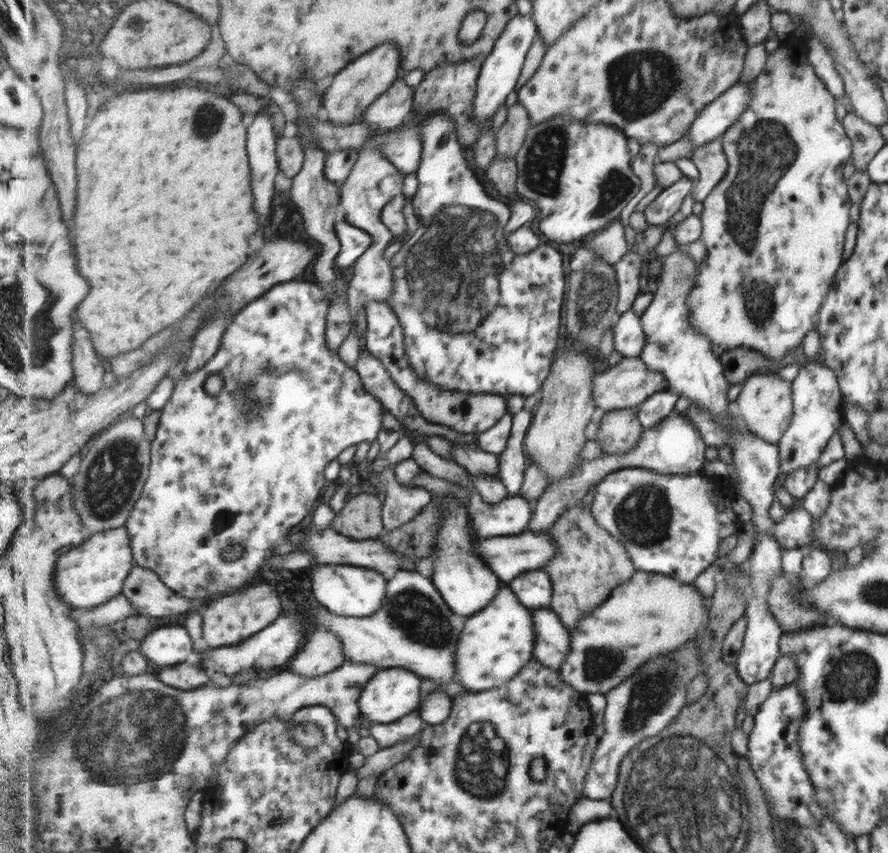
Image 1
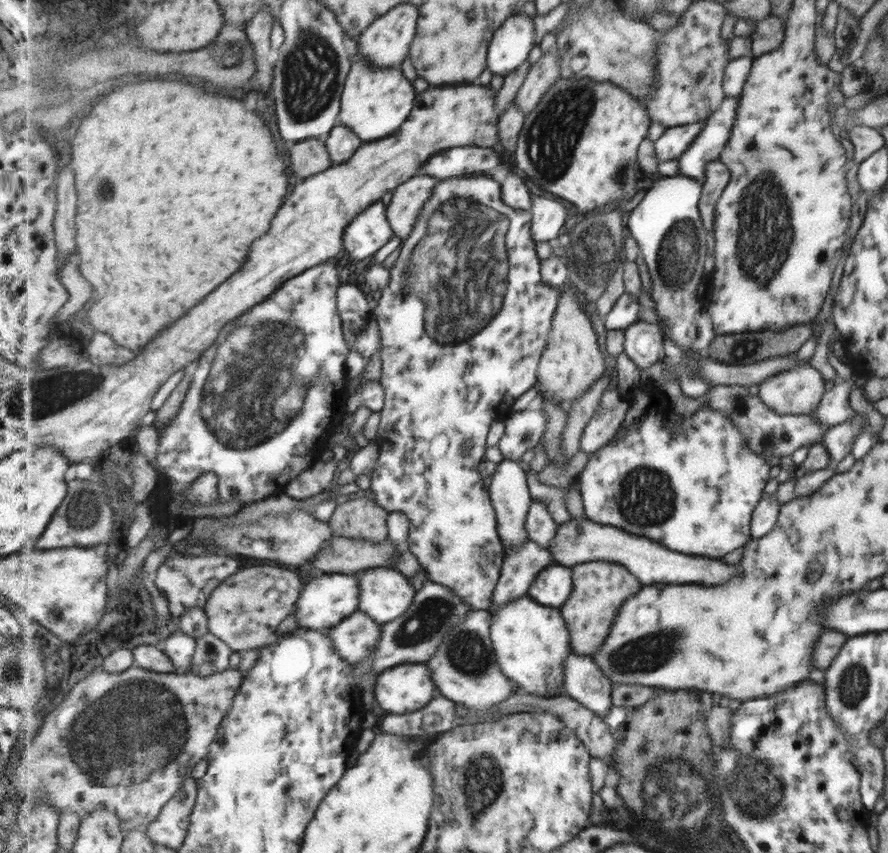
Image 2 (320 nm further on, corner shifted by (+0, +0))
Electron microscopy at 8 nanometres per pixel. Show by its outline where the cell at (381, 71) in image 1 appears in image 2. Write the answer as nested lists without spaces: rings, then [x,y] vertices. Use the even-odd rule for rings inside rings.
[[[413,3],[398,4],[390,13],[371,24],[359,39],[359,51],[372,65],[378,67],[399,67],[410,56],[414,38],[418,36],[419,7]]]

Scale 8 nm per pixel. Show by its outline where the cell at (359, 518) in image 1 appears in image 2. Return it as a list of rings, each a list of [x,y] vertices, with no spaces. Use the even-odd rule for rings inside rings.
[[[357,499],[342,503],[329,521],[335,536],[351,537],[373,542],[390,538],[390,513],[373,500]]]

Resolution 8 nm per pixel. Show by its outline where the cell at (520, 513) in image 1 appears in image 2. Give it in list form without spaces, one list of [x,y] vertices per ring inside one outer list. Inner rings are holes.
[[[532,500],[526,522],[530,540],[547,549],[556,537],[559,527],[558,522],[547,509],[547,505]]]

